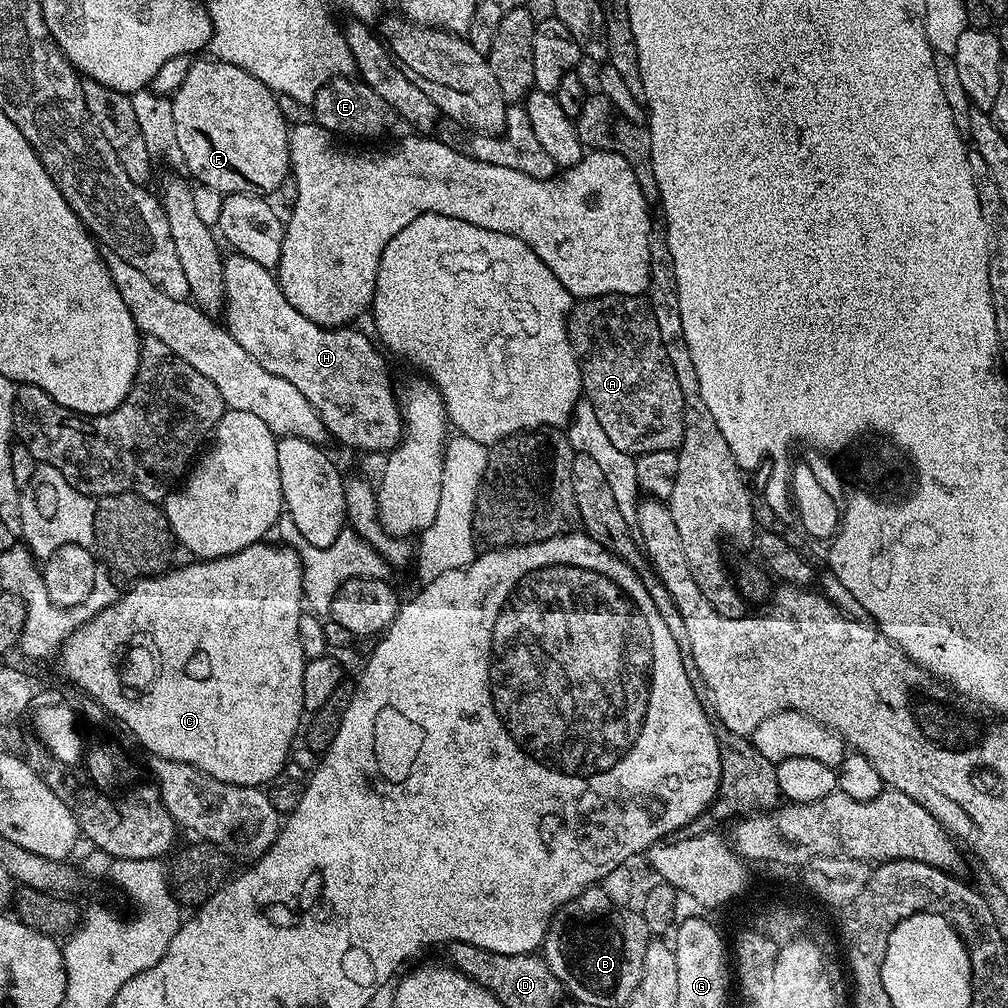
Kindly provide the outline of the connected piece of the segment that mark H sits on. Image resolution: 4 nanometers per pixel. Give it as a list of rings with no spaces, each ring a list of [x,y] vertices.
[[[239,254],[224,256],[224,299],[222,320],[234,342],[238,342],[238,346],[242,346],[250,358],[262,362],[270,374],[278,374],[286,378],[286,382],[298,386],[298,390],[306,394],[306,402],[318,410],[333,441],[341,440],[352,448],[381,454],[399,444],[400,437],[404,435],[400,401],[394,391],[394,384],[392,388],[392,380],[388,377],[385,353],[375,343],[372,345],[362,333],[355,332],[355,327],[352,326],[323,328],[310,322],[310,318],[298,314],[298,310],[286,302],[286,294],[282,294],[279,280],[269,269]]]

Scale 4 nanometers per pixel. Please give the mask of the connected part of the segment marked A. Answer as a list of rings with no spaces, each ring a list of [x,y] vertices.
[[[594,296],[590,300],[580,300],[568,313],[568,337],[572,343],[572,349],[576,355],[576,361],[580,364],[580,382],[583,395],[594,406],[598,420],[603,430],[609,435],[610,442],[632,457],[639,458],[647,452],[654,450],[666,450],[676,452],[680,443],[684,441],[684,395],[678,386],[678,378],[674,374],[674,366],[670,366],[670,358],[666,354],[666,346],[662,342],[662,334],[658,334],[658,322],[654,322],[652,306],[644,296]]]

